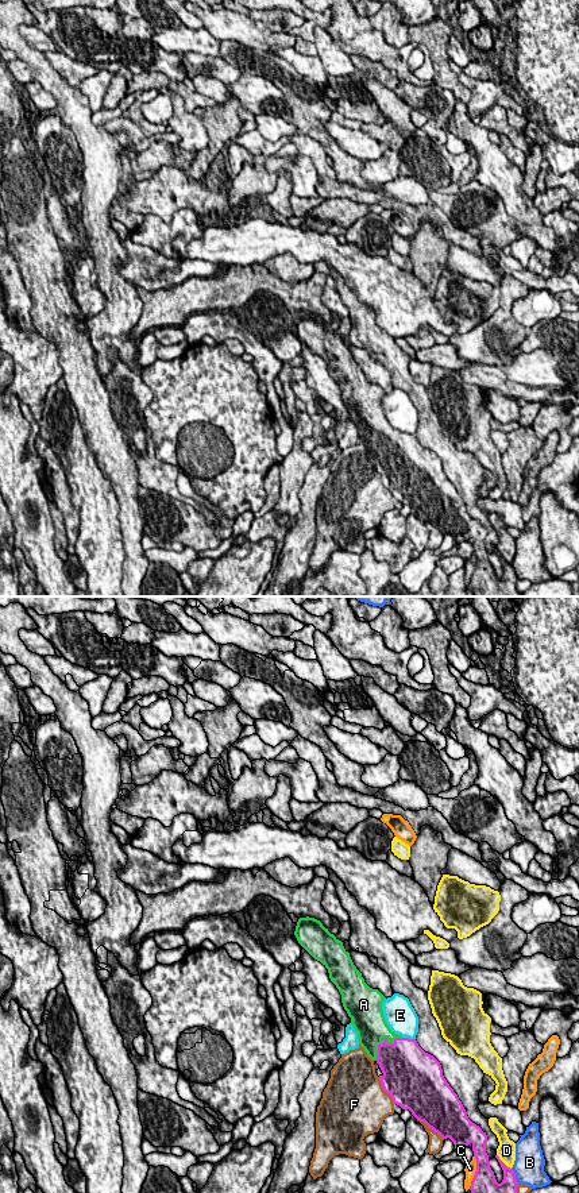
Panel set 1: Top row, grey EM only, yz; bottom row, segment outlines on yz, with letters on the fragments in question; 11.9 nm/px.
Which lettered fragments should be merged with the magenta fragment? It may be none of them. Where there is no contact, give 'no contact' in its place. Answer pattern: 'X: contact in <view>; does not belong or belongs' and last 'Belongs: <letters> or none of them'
A: contact in yz; belongs
B: contact in yz; does not belong
C: contact in yz; does not belong
D: contact in yz; does not belong
E: contact in yz; does not belong
F: contact in yz; does not belong
Belongs: A

